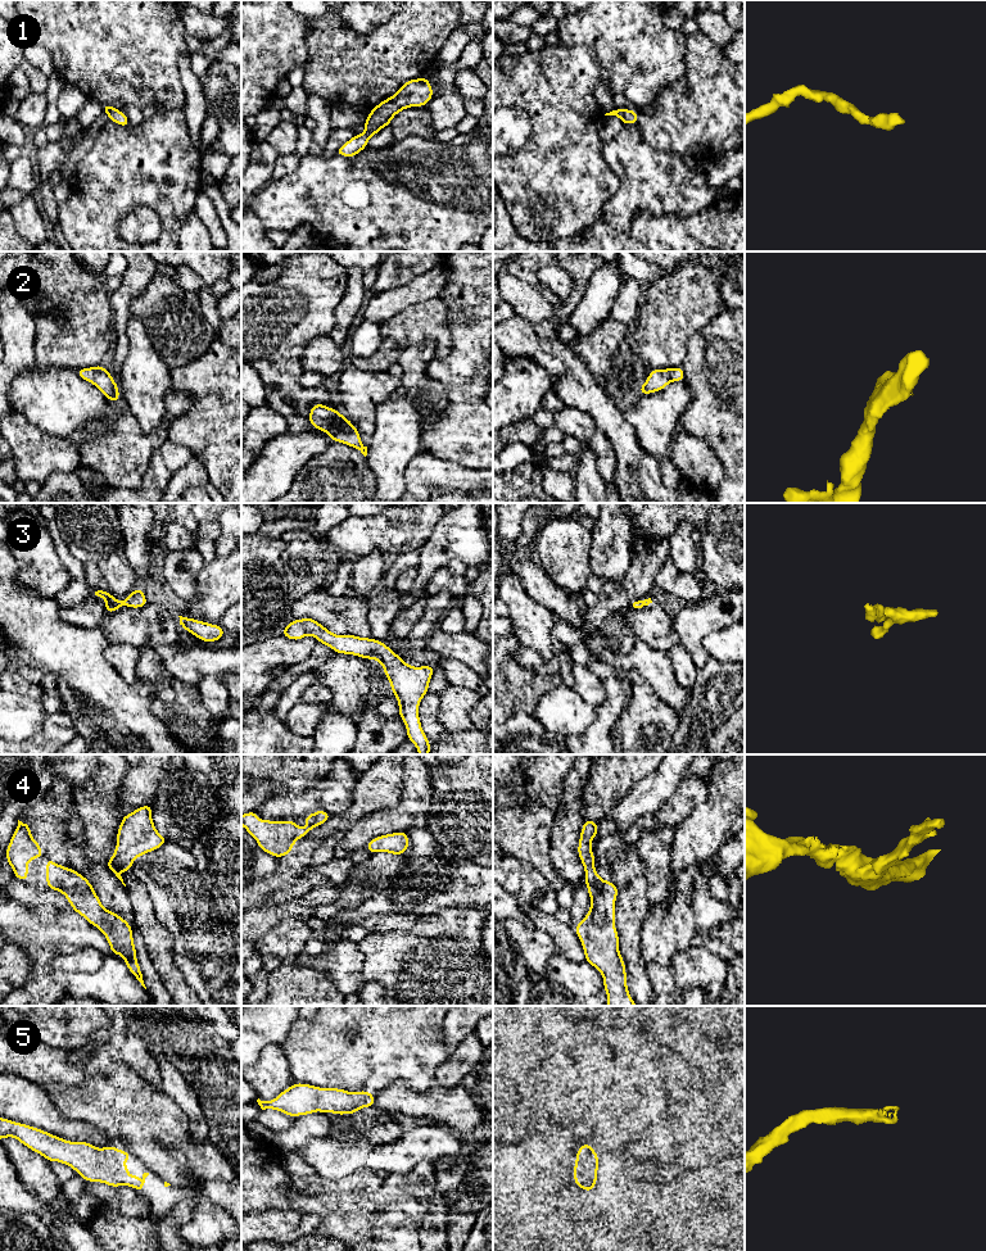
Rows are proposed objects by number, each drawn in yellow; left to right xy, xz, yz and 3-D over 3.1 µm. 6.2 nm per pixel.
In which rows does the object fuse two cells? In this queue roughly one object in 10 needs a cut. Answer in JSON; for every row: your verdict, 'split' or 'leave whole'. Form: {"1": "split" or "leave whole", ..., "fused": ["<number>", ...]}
{"1": "leave whole", "2": "leave whole", "3": "leave whole", "4": "leave whole", "5": "leave whole", "fused": []}

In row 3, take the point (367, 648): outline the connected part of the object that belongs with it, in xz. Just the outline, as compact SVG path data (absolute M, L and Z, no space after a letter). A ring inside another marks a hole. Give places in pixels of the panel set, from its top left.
M309 617L293 620L284 627L282 635L291 640L300 640L306 635L312 635L317 642L330 647L336 653L377 660L390 681L390 690L397 697L399 717L407 729L407 739L416 745L419 754L430 753L430 740L421 728L419 704L429 692L429 681L435 667L428 665L413 667L402 661L395 652L380 640L350 634L336 635Z

